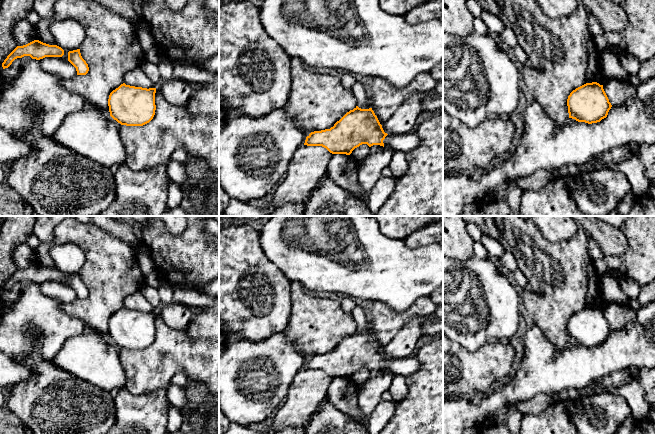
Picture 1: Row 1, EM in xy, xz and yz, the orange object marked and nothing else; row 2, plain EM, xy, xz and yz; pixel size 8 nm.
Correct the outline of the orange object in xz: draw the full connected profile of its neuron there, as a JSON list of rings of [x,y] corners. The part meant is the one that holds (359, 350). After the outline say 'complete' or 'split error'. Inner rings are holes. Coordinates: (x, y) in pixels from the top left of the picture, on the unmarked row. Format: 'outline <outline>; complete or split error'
outline [[[356,330],[347,336],[330,353],[311,356],[304,369],[322,370],[332,378],[350,379],[362,368],[388,370],[393,376],[408,377],[420,369],[420,362],[414,355],[404,358],[384,356],[372,332]]]; split error

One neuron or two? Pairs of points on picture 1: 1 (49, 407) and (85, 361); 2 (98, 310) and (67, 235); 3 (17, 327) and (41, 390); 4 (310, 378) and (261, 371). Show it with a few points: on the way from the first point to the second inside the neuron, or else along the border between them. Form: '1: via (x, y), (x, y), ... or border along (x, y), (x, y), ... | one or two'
1: border along (54, 364), (95, 386) | two
2: via (98, 289), (98, 257), (88, 247) | one
3: border along (50, 359), (41, 355), (35, 342), (21, 363) | two
4: border along (303, 368), (295, 375), (285, 398) | two

